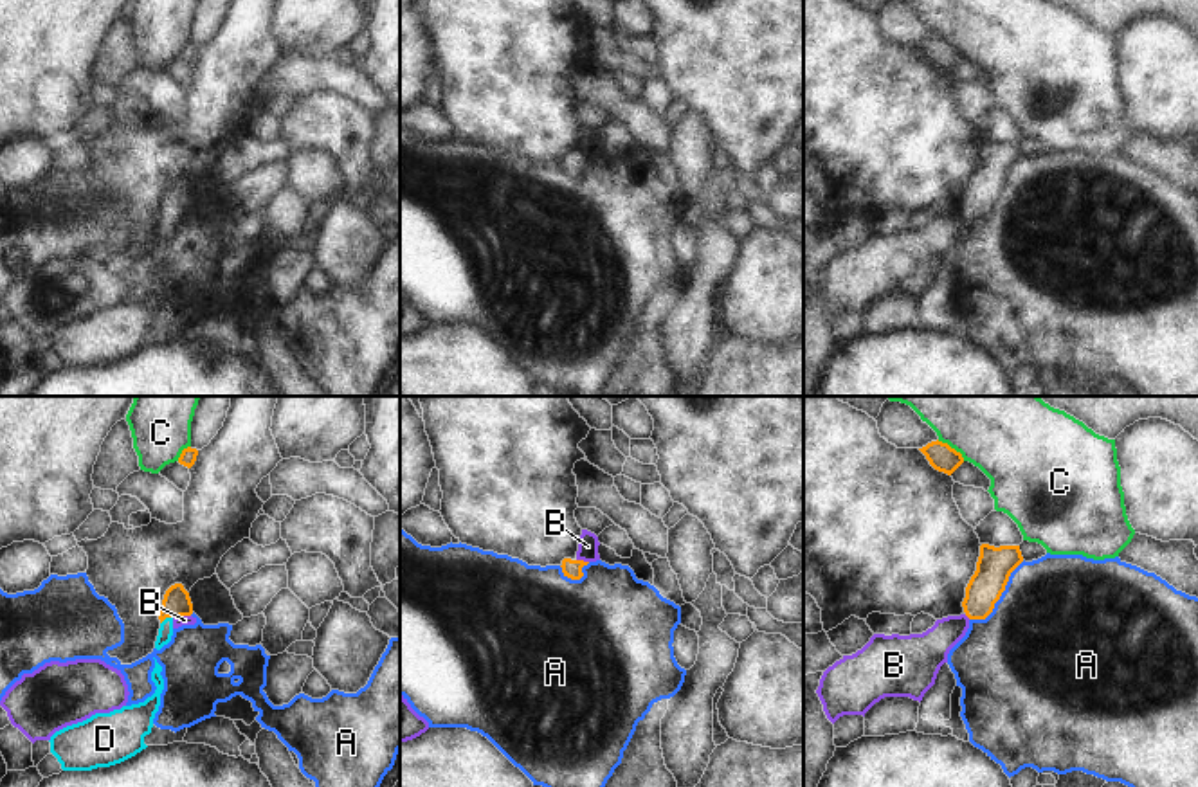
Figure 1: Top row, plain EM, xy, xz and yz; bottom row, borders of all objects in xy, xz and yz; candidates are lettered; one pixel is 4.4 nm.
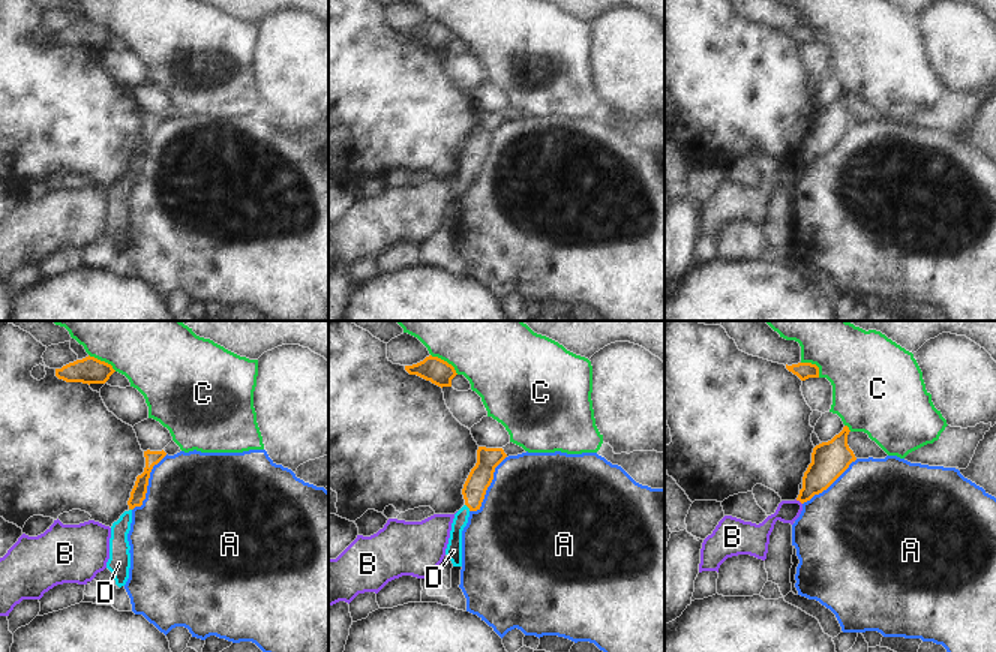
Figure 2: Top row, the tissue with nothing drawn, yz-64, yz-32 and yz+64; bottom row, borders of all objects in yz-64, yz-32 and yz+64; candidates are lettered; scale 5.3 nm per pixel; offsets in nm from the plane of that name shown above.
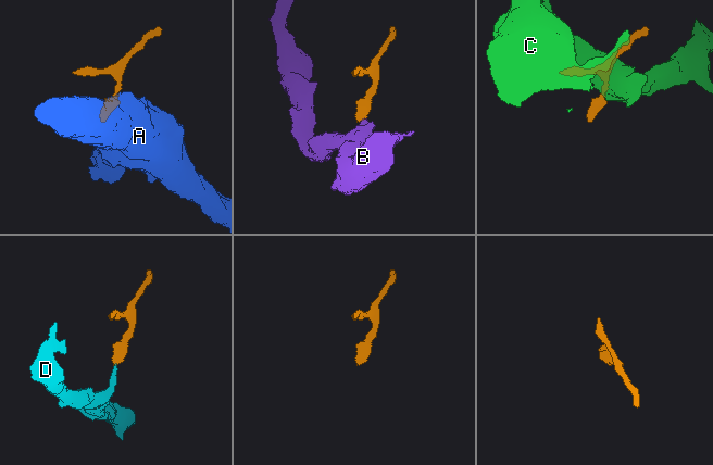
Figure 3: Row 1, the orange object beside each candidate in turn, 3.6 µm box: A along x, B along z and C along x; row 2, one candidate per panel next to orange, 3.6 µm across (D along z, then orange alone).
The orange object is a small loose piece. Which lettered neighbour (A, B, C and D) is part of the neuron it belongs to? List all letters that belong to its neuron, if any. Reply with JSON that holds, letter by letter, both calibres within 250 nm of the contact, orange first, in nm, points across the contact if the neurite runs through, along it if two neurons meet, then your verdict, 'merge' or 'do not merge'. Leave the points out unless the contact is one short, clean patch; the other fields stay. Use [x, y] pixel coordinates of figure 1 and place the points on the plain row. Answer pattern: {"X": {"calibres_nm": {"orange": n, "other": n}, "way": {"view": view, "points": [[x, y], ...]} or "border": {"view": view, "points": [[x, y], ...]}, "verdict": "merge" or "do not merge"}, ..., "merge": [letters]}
{"A": {"calibres_nm": {"orange": 160, "other": 500}, "border": {"view": "yz", "points": [[1024, 157], [1011, 170], [995, 204], [984, 215], [970, 217]]}, "verdict": "do not merge"}, "B": {"calibres_nm": {"orange": 120, "other": 50}, "border": {"view": "xy", "points": [[190, 211], [173, 215]]}, "verdict": "do not merge"}, "C": {"calibres_nm": {"orange": 120, "other": 340}, "verdict": "do not merge"}, "D": {"calibres_nm": {"orange": 120, "other": 60}, "way": {"view": "xy", "points": [[177, 199], [166, 213], [166, 224]]}, "verdict": "merge"}, "merge": ["D"]}

